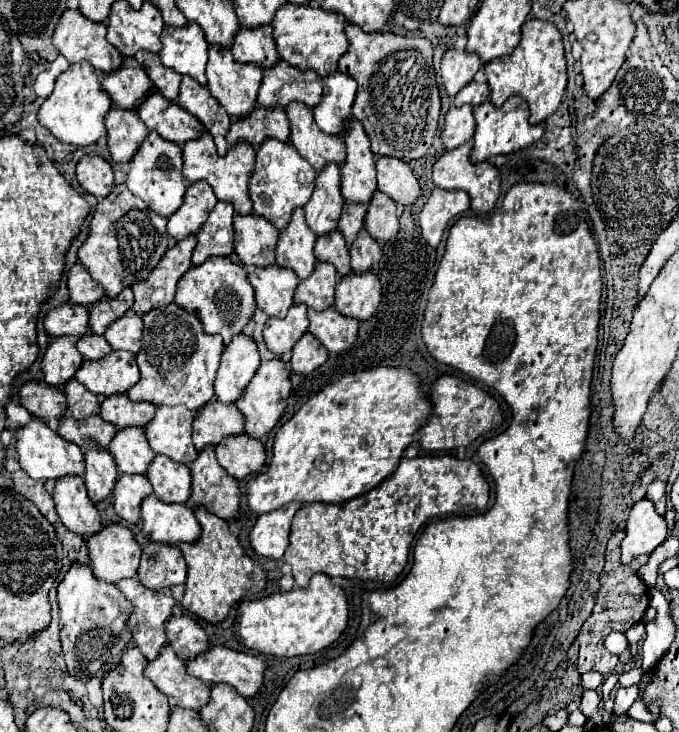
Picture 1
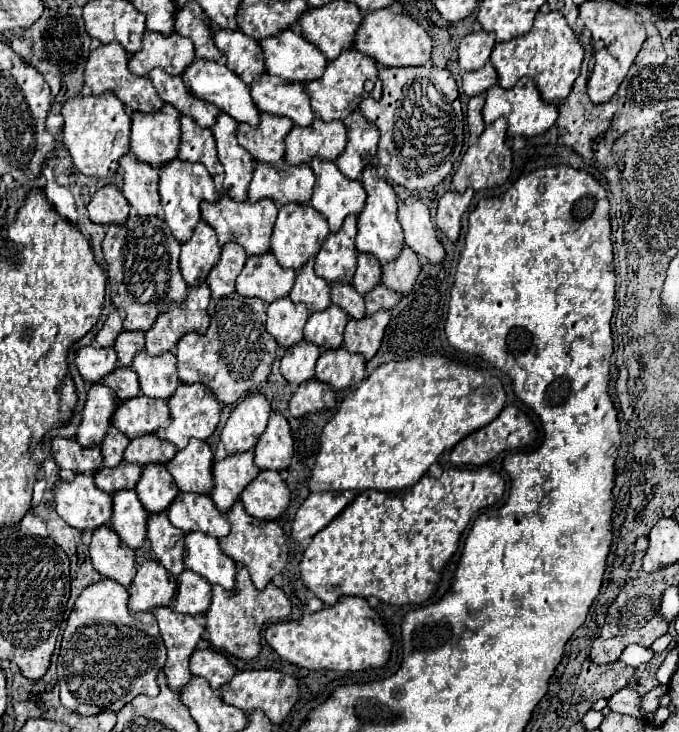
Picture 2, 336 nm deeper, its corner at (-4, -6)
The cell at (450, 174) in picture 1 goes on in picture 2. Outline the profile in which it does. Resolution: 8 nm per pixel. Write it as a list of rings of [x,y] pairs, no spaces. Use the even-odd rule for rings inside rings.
[[[500,118],[494,124],[486,126],[486,130],[478,138],[478,142],[472,144],[466,150],[466,154],[464,154],[458,170],[452,176],[452,186],[458,192],[464,192],[466,186],[472,186],[476,192],[490,190],[490,188],[502,186],[508,180],[510,170],[512,170],[512,150],[510,150],[508,142],[506,142],[506,120]]]

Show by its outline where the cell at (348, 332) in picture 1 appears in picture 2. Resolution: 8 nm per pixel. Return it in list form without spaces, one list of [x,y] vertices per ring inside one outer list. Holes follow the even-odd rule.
[[[344,346],[340,350],[324,350],[316,362],[316,378],[334,386],[334,390],[344,390],[362,382],[364,364],[362,354],[348,352]]]

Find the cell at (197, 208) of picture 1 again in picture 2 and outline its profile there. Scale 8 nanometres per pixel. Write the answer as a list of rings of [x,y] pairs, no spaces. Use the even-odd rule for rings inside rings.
[[[200,220],[196,230],[188,242],[182,244],[180,252],[180,272],[188,286],[196,286],[206,280],[210,268],[220,258],[220,244],[216,240],[216,232],[208,222]]]

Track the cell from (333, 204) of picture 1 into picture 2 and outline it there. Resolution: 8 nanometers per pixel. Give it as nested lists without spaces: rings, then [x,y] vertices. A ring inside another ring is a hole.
[[[346,218],[344,226],[336,234],[328,234],[324,246],[314,258],[316,274],[328,282],[352,282],[356,270],[358,250],[354,246],[356,218]]]

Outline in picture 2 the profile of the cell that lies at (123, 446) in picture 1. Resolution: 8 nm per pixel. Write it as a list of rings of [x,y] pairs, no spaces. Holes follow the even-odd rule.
[[[154,462],[152,466],[142,466],[142,476],[136,484],[136,492],[142,506],[150,514],[164,512],[178,494],[172,476],[164,466],[160,466],[160,462]]]

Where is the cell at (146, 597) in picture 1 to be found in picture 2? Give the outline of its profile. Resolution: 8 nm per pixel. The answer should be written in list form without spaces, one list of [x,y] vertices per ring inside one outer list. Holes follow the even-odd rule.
[[[156,606],[152,608],[152,614],[158,620],[160,634],[168,650],[168,658],[164,664],[168,686],[180,692],[190,682],[188,658],[198,646],[204,634],[204,626],[200,626],[194,616],[176,614],[168,606]]]

